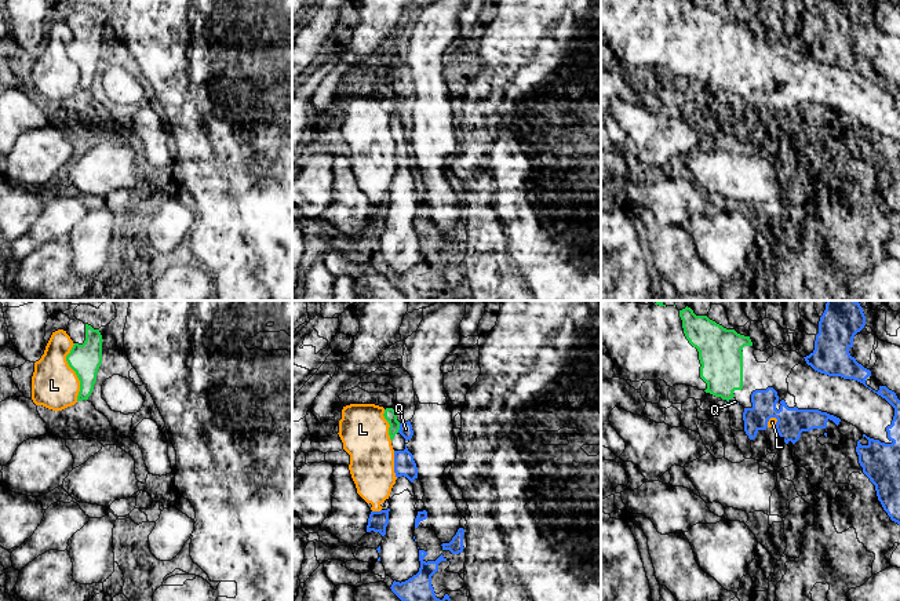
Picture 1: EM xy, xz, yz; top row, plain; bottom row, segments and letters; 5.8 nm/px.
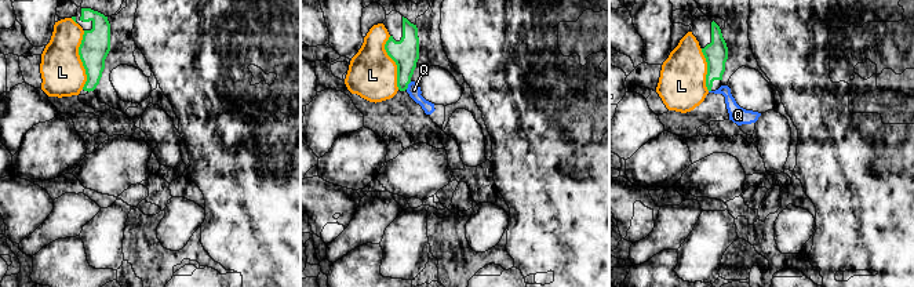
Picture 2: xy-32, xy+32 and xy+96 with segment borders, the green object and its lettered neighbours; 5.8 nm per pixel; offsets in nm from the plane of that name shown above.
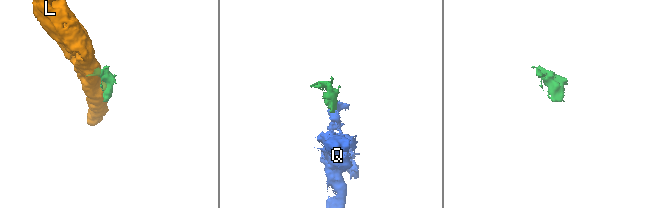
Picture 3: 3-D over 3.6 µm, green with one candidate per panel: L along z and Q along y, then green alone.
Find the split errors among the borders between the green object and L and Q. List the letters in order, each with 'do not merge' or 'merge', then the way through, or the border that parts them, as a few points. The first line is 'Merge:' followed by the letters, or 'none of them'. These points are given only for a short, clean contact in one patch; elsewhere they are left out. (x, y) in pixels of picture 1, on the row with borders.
Merge: Q
L: do not merge
Q: merge; runs through xz (390, 415), (399, 428), (405, 429)

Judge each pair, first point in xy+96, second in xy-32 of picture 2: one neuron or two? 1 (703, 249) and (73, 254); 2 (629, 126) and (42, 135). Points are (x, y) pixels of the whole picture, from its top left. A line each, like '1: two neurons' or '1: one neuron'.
1: two neurons
2: two neurons

